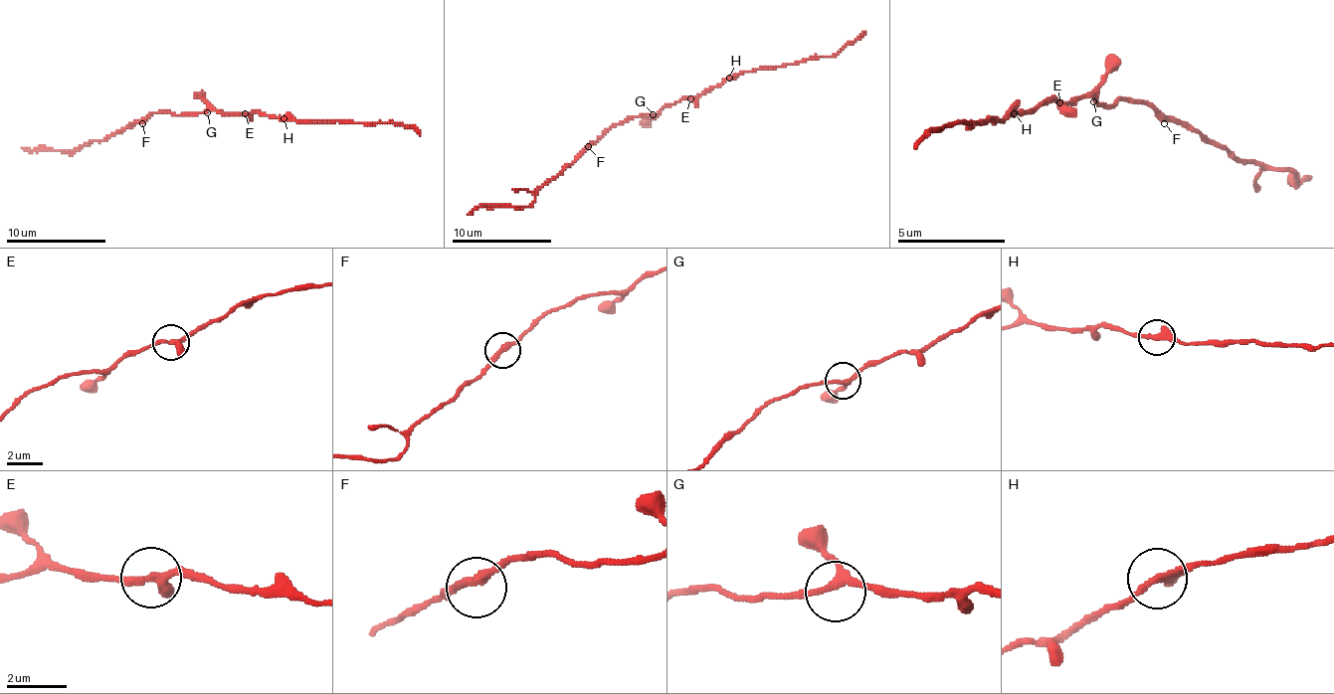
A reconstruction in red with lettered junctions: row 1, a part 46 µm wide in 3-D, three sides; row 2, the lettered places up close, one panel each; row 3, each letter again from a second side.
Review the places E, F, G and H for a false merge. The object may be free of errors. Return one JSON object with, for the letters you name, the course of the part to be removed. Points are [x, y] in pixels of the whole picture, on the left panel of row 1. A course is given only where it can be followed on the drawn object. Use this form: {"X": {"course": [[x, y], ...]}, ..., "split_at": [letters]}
{"split_at": []}

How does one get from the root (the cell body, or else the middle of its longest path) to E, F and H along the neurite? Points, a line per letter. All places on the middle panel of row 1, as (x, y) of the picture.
E: (658, 114), (666, 106), (690, 99)
F: (658, 114), (628, 116), (613, 124), (588, 146)
H: (658, 114), (666, 106), (682, 99), (697, 99), (720, 86), (730, 77)

